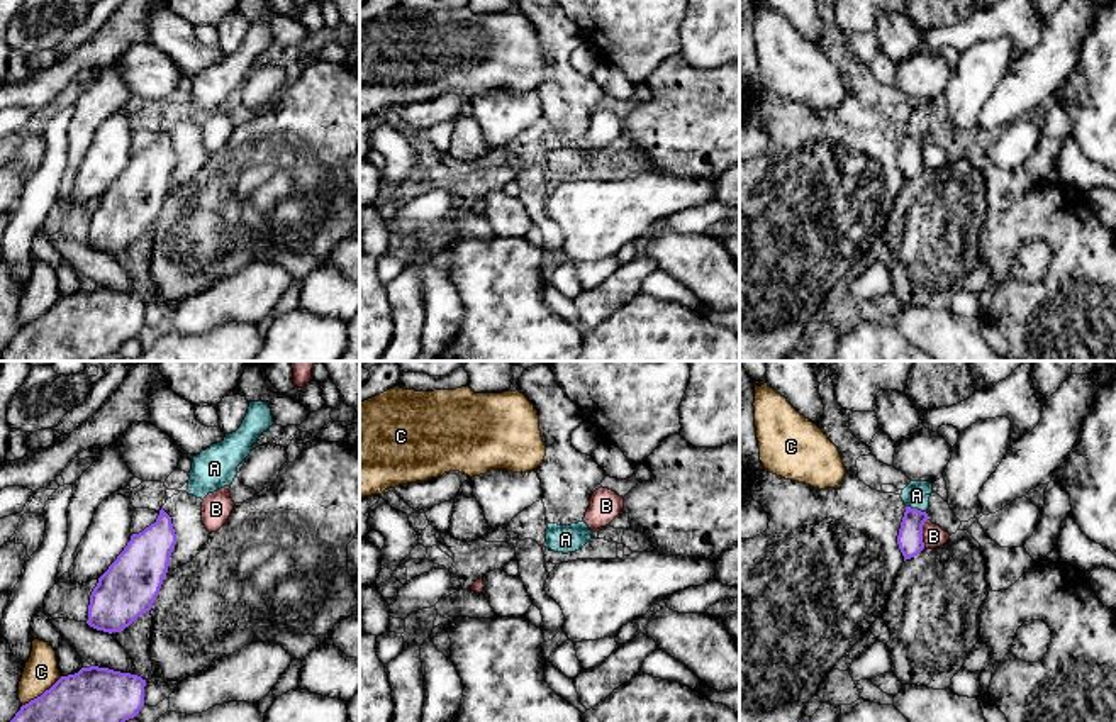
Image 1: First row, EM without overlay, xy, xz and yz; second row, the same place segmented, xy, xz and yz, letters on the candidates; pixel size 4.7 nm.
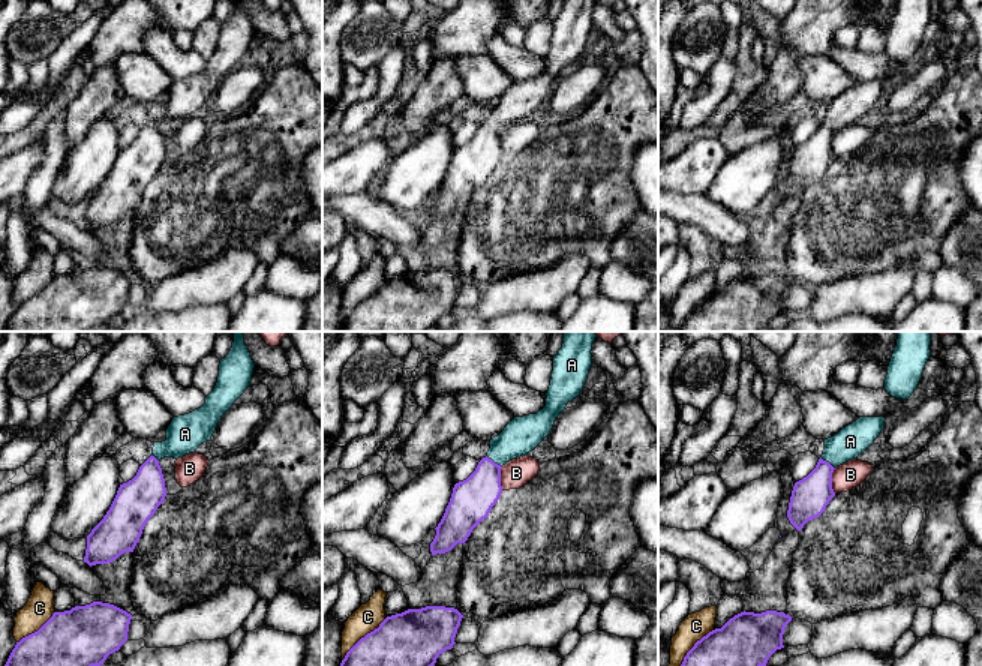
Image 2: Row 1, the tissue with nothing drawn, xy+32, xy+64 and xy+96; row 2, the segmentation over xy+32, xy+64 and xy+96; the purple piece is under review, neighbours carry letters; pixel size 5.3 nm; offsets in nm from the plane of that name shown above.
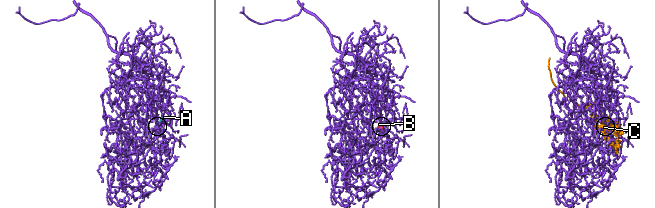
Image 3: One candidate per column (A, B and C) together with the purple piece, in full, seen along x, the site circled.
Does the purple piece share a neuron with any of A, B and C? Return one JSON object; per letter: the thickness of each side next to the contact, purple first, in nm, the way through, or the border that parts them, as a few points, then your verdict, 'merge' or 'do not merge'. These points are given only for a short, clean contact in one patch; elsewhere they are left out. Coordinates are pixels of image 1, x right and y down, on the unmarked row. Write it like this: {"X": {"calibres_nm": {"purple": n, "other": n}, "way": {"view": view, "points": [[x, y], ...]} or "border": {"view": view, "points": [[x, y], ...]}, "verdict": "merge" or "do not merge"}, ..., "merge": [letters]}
{"A": {"calibres_nm": {"purple": 120, "other": 130}, "way": {"view": "yz", "points": [[909, 160], [916, 129], [916, 116]]}, "verdict": "merge"}, "B": {"calibres_nm": {"purple": 120, "other": 110}, "verdict": "do not merge"}, "C": {"calibres_nm": {"purple": 420, "other": 160}, "verdict": "do not merge"}, "merge": ["A"]}

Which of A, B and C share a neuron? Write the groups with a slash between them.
A / B / C

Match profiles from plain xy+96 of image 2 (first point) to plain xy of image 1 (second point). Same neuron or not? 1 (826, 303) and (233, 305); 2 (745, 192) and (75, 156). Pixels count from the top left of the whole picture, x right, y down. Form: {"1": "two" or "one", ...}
{"1": "one", "2": "two"}

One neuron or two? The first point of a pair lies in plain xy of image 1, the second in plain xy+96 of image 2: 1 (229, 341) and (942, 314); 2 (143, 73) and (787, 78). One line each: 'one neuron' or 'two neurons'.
1: one neuron
2: two neurons

